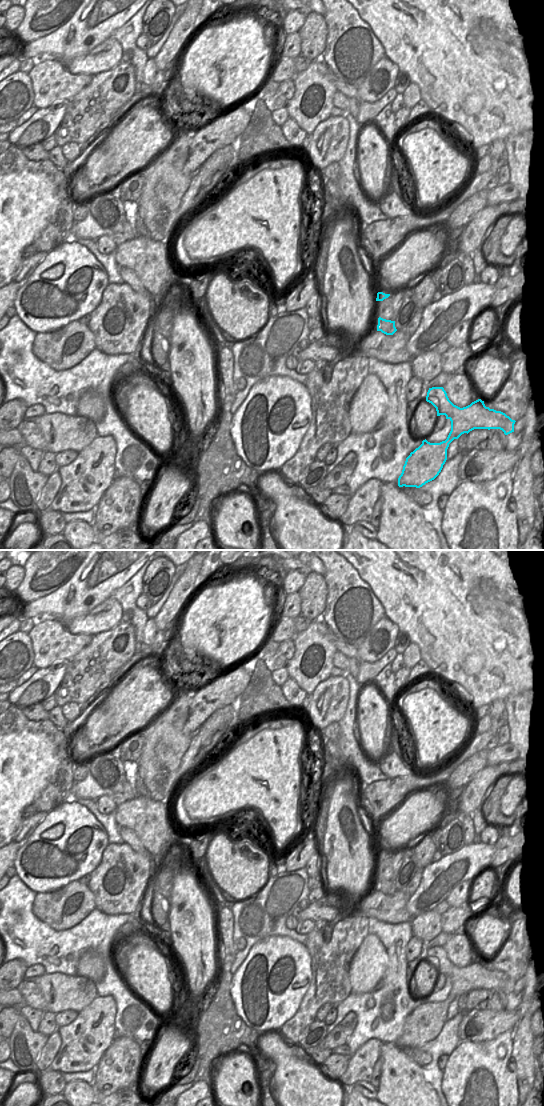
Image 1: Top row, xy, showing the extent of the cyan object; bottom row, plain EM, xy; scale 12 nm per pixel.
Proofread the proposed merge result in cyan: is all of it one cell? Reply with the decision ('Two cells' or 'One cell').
One cell.

